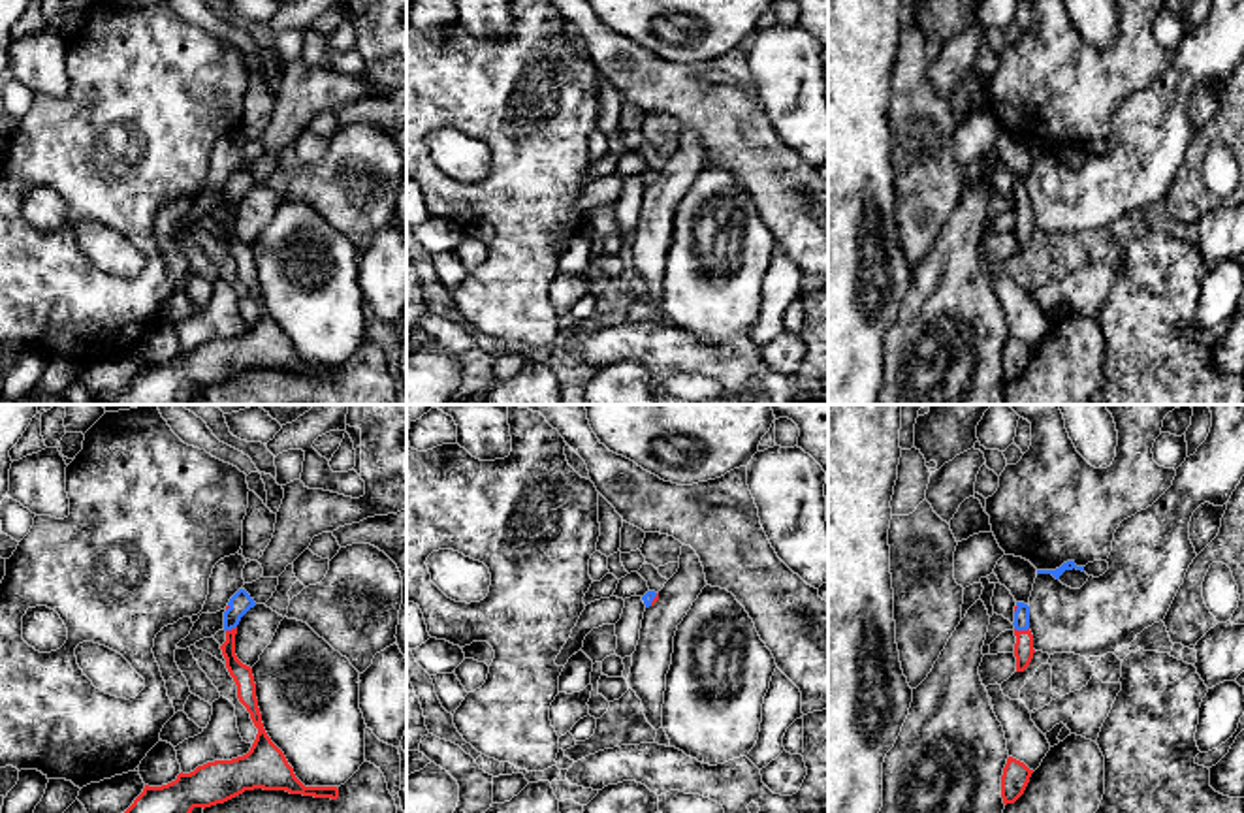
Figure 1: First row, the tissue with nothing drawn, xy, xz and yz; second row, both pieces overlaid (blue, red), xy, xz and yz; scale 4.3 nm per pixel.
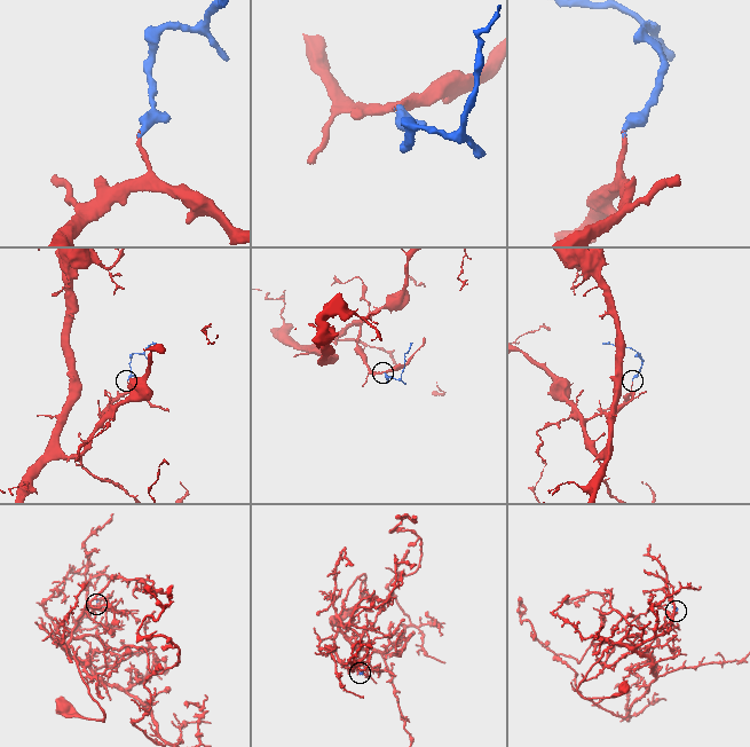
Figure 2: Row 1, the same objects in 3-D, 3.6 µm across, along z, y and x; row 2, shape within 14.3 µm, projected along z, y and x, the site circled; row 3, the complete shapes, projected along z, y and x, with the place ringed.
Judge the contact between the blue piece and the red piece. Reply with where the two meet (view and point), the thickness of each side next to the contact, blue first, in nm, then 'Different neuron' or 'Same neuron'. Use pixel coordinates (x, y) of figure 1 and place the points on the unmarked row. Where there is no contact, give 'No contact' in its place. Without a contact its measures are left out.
Touches blue at yz (1022, 207). Thickness 60 nm (blue) against 80 nm. Same neuron

